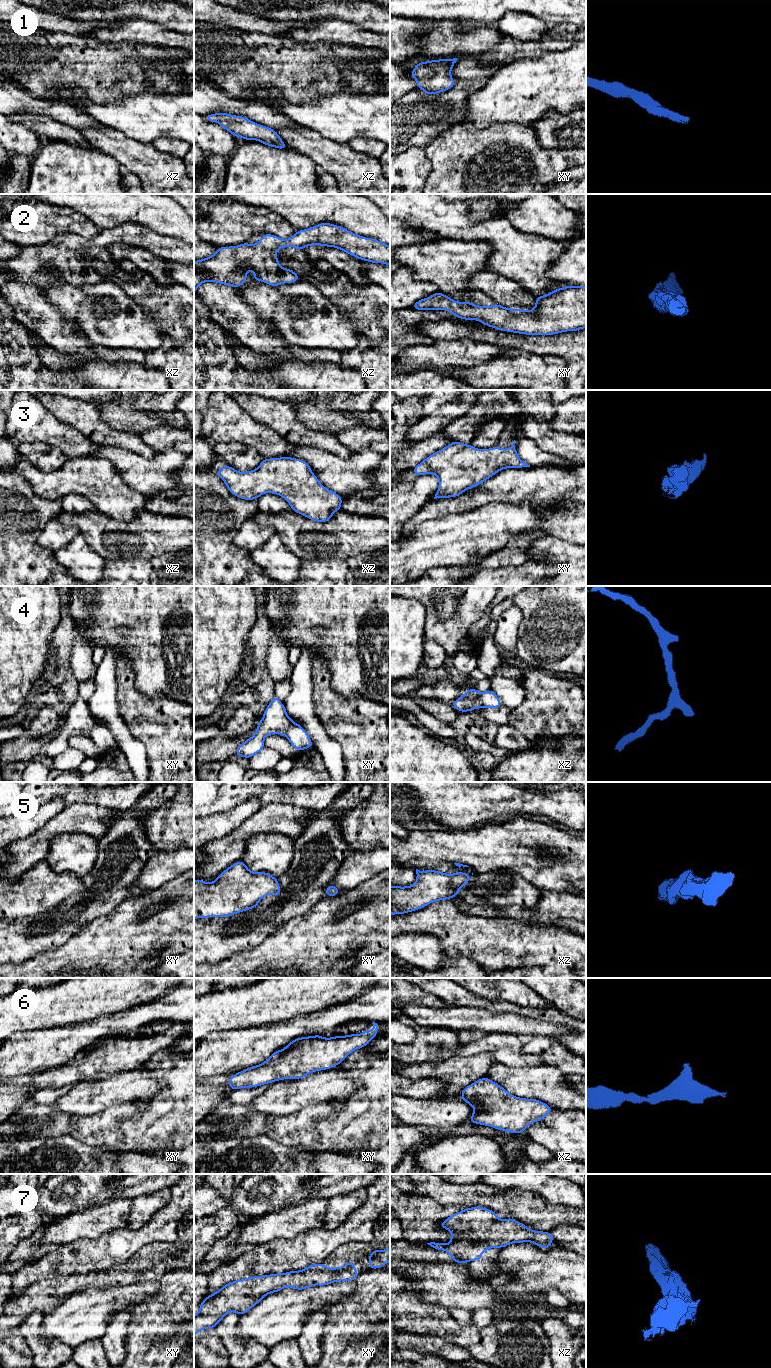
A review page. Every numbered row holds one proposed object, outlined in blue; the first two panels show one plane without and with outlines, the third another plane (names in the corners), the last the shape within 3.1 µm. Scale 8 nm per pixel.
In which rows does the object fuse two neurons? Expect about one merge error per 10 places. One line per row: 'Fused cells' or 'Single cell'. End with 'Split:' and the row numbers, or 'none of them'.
1: Single cell
2: Single cell
3: Single cell
4: Single cell
5: Single cell
6: Single cell
7: Single cell
Split: none of them

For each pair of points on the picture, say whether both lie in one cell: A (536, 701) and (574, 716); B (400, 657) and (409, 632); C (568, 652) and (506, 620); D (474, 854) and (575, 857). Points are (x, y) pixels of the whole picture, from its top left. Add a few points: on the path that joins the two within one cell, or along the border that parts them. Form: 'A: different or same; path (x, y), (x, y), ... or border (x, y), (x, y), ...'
A: same; path (545, 710), (548, 710), (553, 715), (565, 716)
B: same; path (400, 651), (400, 641), (403, 638)
C: different; border (519, 606), (522, 621), (514, 649)
D: same; path (499, 854), (531, 854), (536, 859), (550, 861)

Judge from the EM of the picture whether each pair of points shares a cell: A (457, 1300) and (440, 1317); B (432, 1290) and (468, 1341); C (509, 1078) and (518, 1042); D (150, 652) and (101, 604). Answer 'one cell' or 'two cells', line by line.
A: two cells
B: two cells
C: two cells
D: one cell

